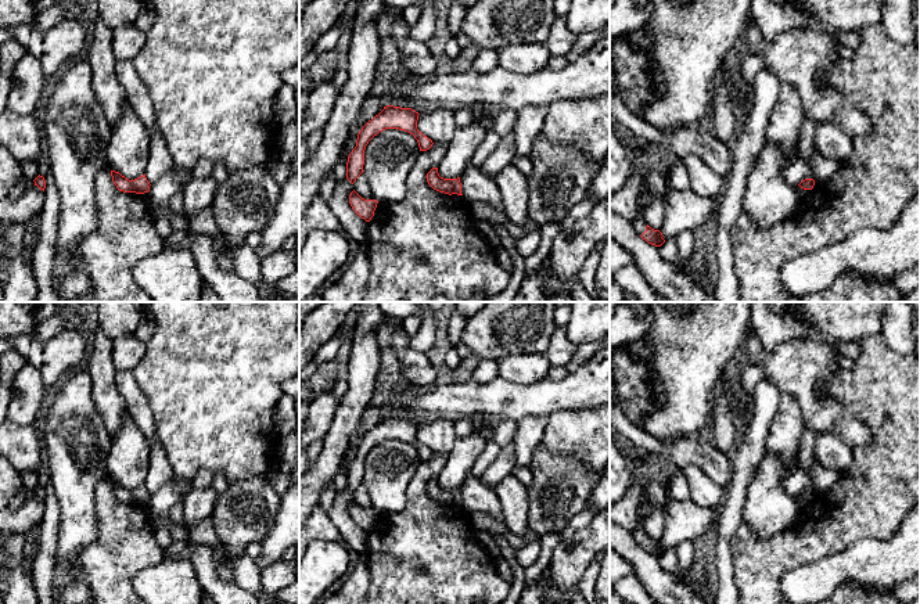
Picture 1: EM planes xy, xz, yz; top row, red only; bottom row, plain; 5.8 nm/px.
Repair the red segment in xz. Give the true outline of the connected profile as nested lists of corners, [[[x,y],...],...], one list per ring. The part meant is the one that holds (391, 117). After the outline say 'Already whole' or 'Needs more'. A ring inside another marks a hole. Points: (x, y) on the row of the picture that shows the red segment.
[[[387,105],[384,109],[369,121],[357,134],[356,147],[348,157],[346,179],[353,184],[363,173],[364,150],[369,141],[385,129],[399,129],[414,136],[420,151],[427,151],[432,147],[432,140],[424,136],[417,129],[418,112],[412,108],[400,108]]]. Already whole

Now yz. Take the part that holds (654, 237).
[[[644,188],[642,191],[642,195],[639,198],[640,205],[639,215],[632,222],[632,226],[636,230],[636,233],[648,244],[661,247],[665,242],[665,240],[662,238],[664,237],[662,233],[660,230],[651,229],[644,220],[644,209],[651,204],[653,197],[654,195],[651,194],[650,188]]]. Needs more

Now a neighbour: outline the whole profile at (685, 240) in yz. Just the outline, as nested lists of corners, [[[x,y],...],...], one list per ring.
[[[693,230],[680,231],[675,237],[678,245],[678,260],[683,266],[683,273],[690,276],[690,260],[694,255],[694,234]]]

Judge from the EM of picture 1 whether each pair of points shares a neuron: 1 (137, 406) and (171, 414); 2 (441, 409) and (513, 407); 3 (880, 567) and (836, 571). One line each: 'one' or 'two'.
1: two
2: one
3: one

